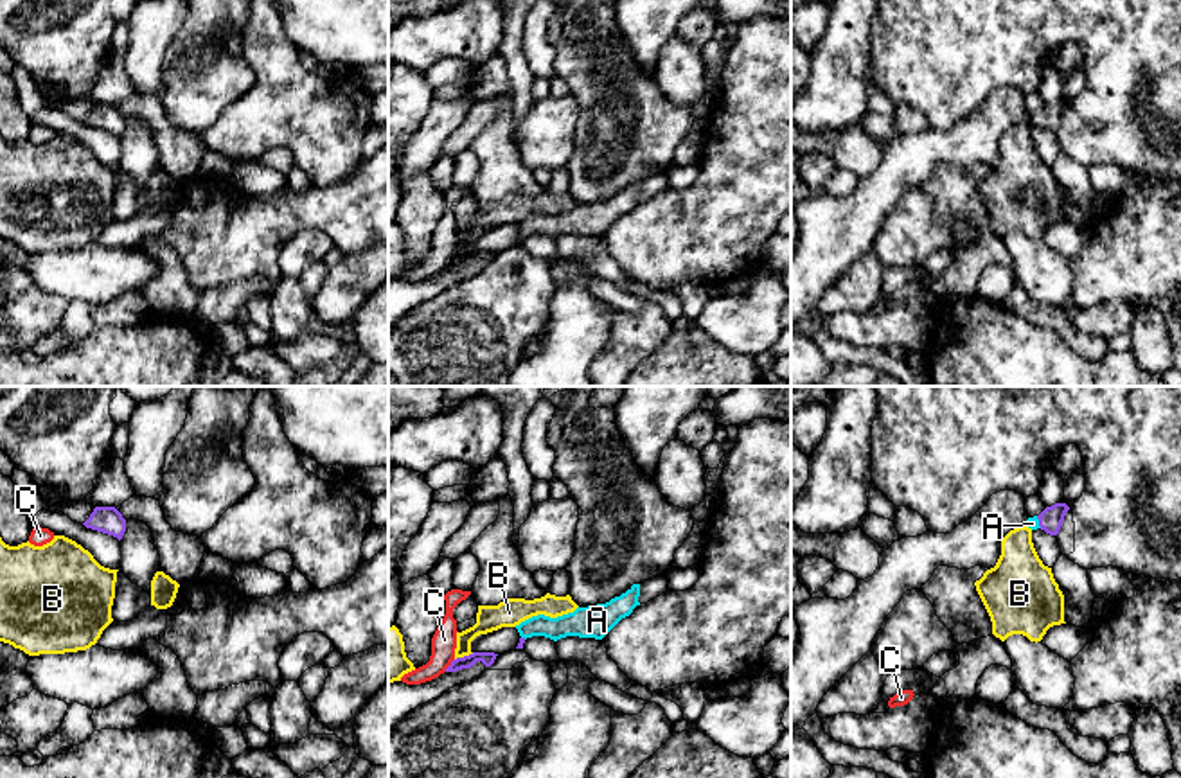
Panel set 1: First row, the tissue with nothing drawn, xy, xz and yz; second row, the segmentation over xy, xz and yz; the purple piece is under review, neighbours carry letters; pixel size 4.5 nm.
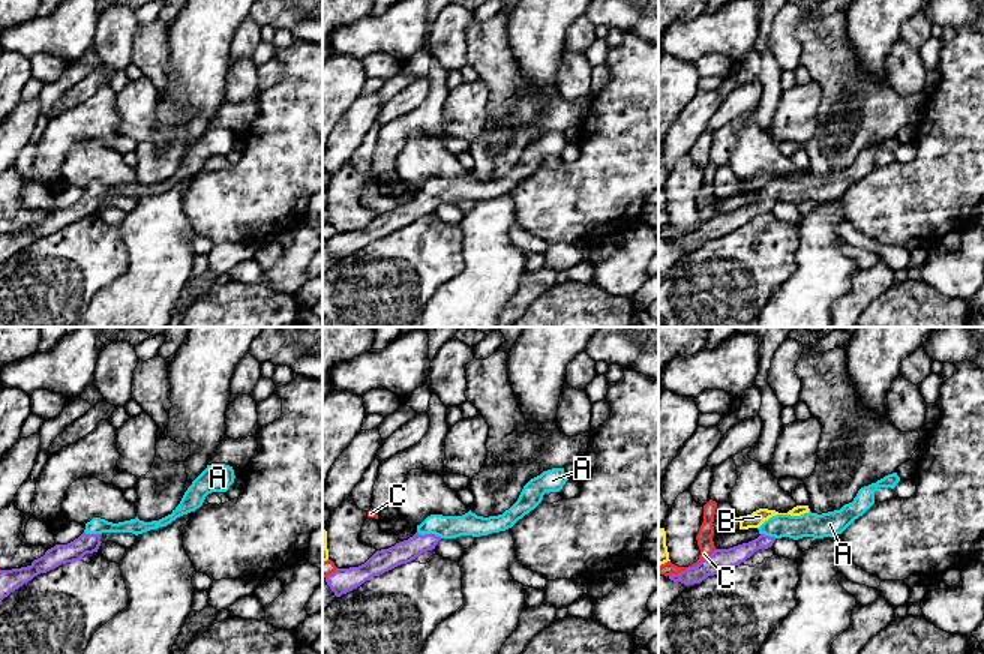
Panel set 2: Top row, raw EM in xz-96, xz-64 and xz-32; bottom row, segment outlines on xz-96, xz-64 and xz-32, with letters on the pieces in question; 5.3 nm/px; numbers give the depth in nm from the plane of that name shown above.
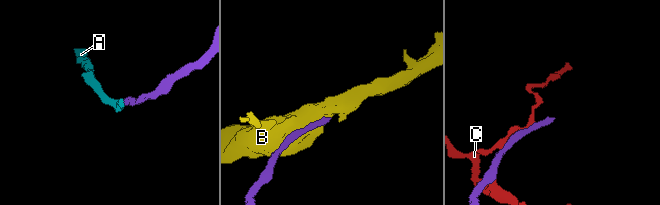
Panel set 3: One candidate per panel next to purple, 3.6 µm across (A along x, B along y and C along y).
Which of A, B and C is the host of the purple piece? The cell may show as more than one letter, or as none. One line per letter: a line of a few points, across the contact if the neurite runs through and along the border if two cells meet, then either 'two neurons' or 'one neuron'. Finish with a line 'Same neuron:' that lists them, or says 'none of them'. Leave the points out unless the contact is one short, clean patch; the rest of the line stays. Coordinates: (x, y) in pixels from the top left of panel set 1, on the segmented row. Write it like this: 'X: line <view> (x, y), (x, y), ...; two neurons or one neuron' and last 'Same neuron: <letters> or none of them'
A: line yz (1050, 520), (1039, 521), (1032, 523); one neuron
B: line xz (473, 653), (455, 660); two neurons
C: two neurons
Same neuron: A

